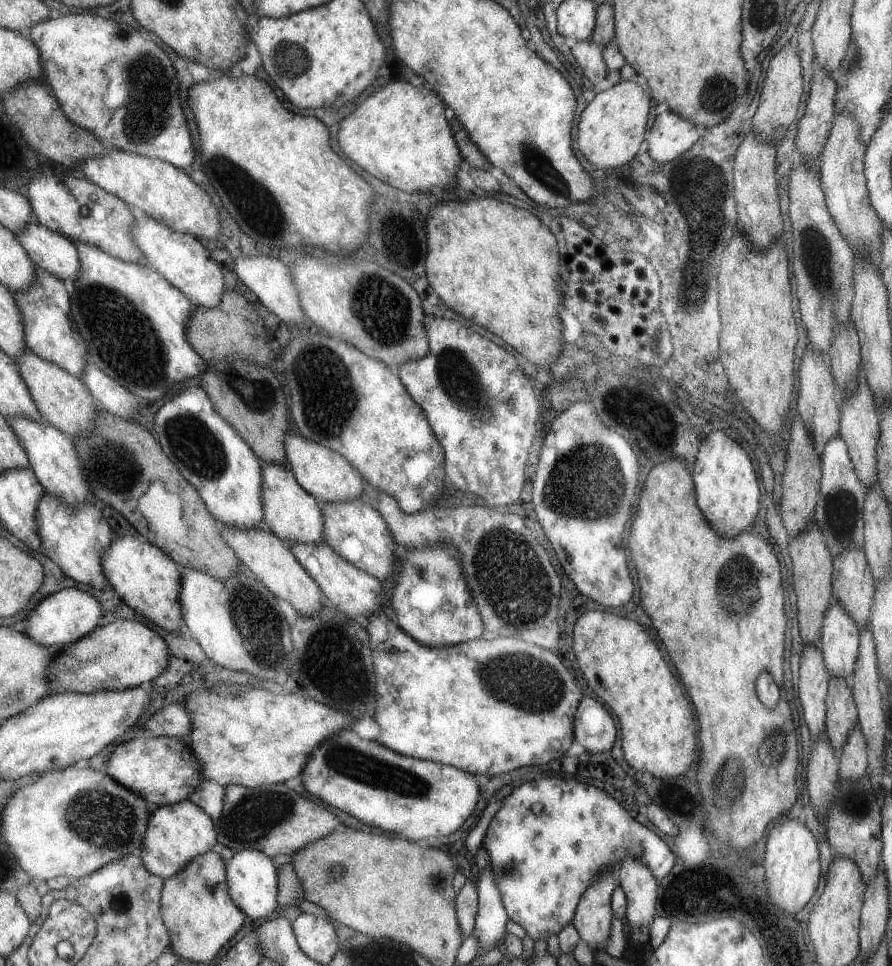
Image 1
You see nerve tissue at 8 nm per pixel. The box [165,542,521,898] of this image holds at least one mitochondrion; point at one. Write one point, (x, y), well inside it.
(361, 766)

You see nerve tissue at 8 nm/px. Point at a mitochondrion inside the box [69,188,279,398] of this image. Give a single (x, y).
(127, 329)

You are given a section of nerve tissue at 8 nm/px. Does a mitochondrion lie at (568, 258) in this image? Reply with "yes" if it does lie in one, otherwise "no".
no

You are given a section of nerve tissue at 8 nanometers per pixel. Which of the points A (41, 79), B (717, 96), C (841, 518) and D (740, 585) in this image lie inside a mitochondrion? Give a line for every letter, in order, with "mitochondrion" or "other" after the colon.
A: other
B: mitochondrion
C: mitochondrion
D: mitochondrion

